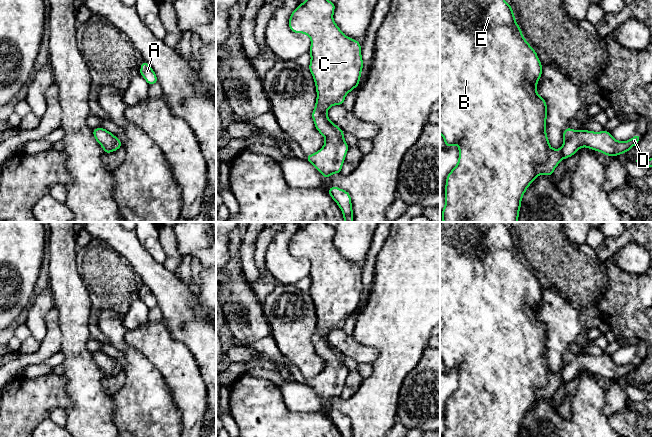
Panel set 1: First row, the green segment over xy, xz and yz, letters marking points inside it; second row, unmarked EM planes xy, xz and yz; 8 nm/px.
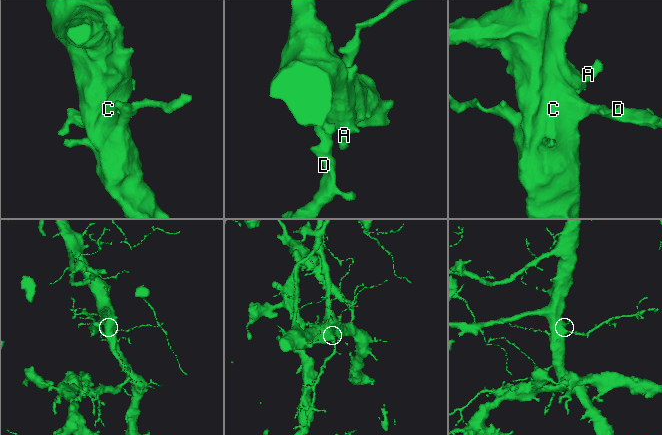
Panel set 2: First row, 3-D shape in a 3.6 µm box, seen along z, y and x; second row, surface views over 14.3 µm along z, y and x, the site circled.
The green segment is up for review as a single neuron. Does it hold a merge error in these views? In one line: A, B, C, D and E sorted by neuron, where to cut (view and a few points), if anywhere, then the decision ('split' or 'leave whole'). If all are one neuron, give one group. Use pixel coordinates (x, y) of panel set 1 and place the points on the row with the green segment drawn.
A B C D E; no cut; leave whole

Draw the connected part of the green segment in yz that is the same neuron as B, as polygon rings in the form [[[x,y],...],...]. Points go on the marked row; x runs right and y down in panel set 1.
[[[440,0],[440,134],[444,138],[445,147],[455,144],[459,147],[458,164],[446,178],[446,203],[441,214],[443,222],[518,222],[522,196],[539,174],[553,175],[553,171],[560,161],[576,154],[580,147],[587,147],[614,157],[626,153],[639,142],[641,135],[638,133],[629,141],[616,141],[611,133],[605,130],[601,132],[582,129],[575,131],[568,127],[563,132],[562,147],[559,150],[552,149],[546,134],[547,104],[538,95],[536,89],[541,75],[542,64],[537,53],[523,37],[512,7],[505,0]]]

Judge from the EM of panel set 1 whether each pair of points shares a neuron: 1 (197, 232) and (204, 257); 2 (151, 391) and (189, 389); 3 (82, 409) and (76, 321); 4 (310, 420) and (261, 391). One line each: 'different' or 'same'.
1: different
2: different
3: same
4: same

